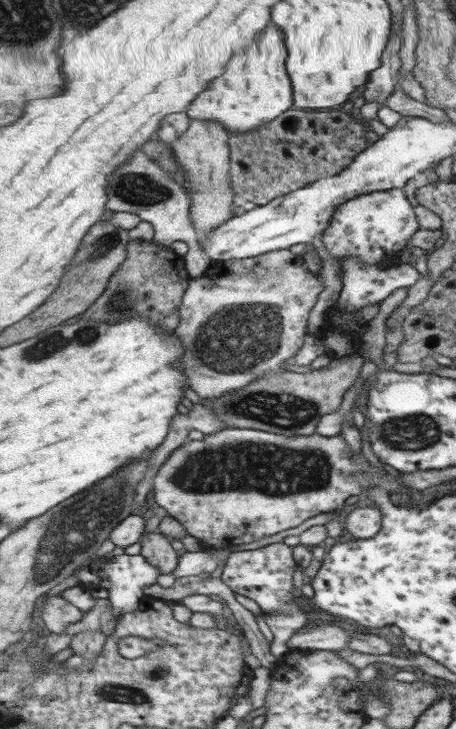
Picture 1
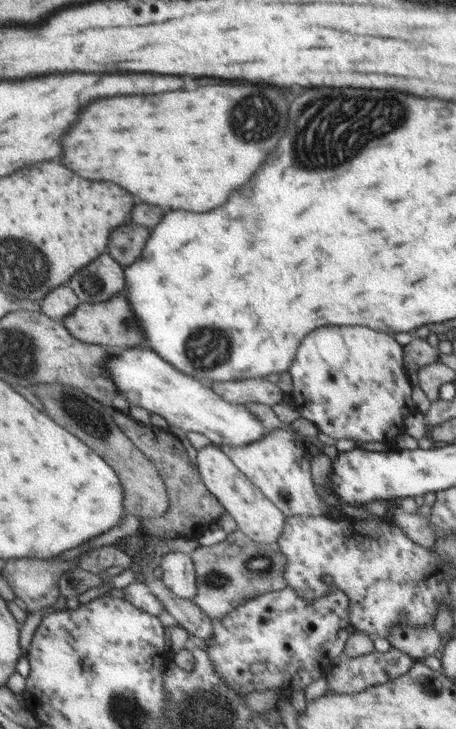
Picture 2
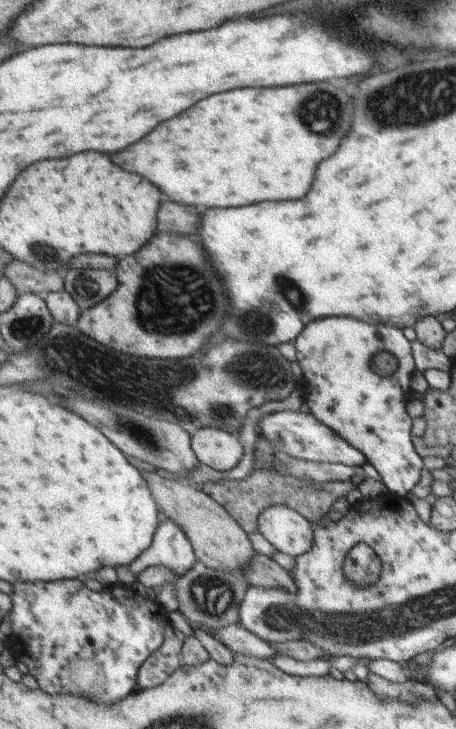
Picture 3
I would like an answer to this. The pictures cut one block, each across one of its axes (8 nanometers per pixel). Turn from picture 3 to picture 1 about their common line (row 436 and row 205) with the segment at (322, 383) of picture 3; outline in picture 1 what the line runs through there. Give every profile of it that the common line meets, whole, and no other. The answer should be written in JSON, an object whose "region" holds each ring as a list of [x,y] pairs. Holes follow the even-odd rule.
{"region":[[[402,188],[361,194],[340,207],[324,235],[324,242],[342,268],[346,258],[356,258],[364,264],[385,269],[389,265],[396,266],[394,262],[398,261],[390,260],[388,254],[398,252],[408,244],[418,230],[416,219],[415,209]]]}

